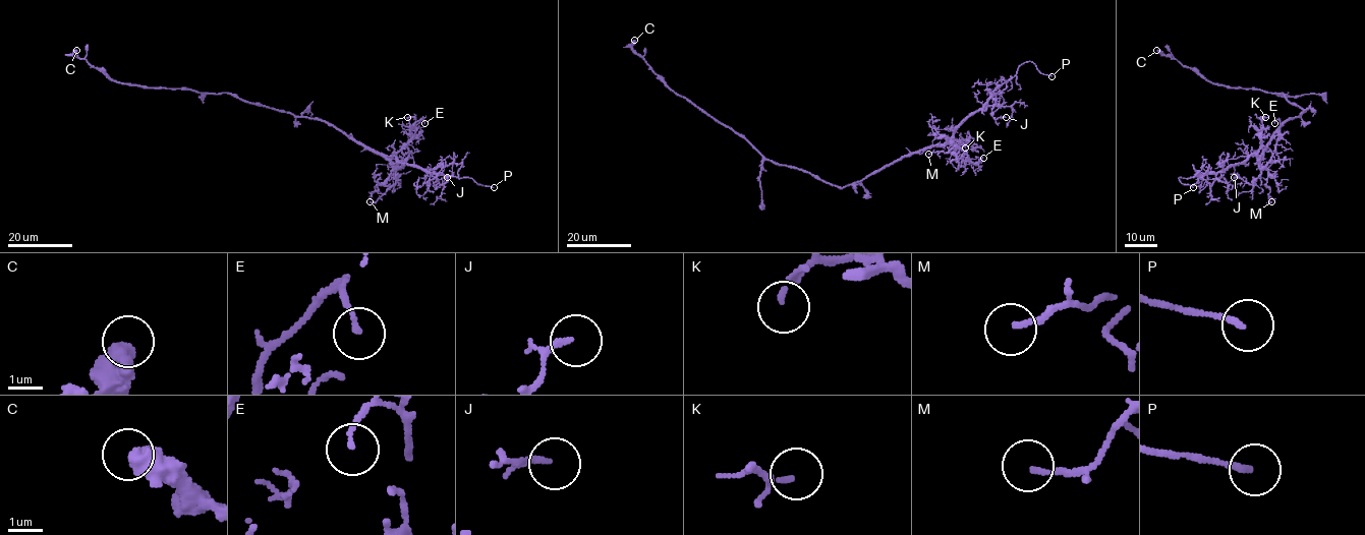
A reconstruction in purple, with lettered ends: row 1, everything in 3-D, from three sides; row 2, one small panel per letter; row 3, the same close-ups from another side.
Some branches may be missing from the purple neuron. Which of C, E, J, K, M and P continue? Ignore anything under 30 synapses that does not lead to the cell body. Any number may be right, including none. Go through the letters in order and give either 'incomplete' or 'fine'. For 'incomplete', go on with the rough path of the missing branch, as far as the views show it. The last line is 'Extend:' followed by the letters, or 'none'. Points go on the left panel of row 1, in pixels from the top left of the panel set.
C: fine
E: fine
J: fine
K: fine
M: fine
P: incomplete
Extend: P

